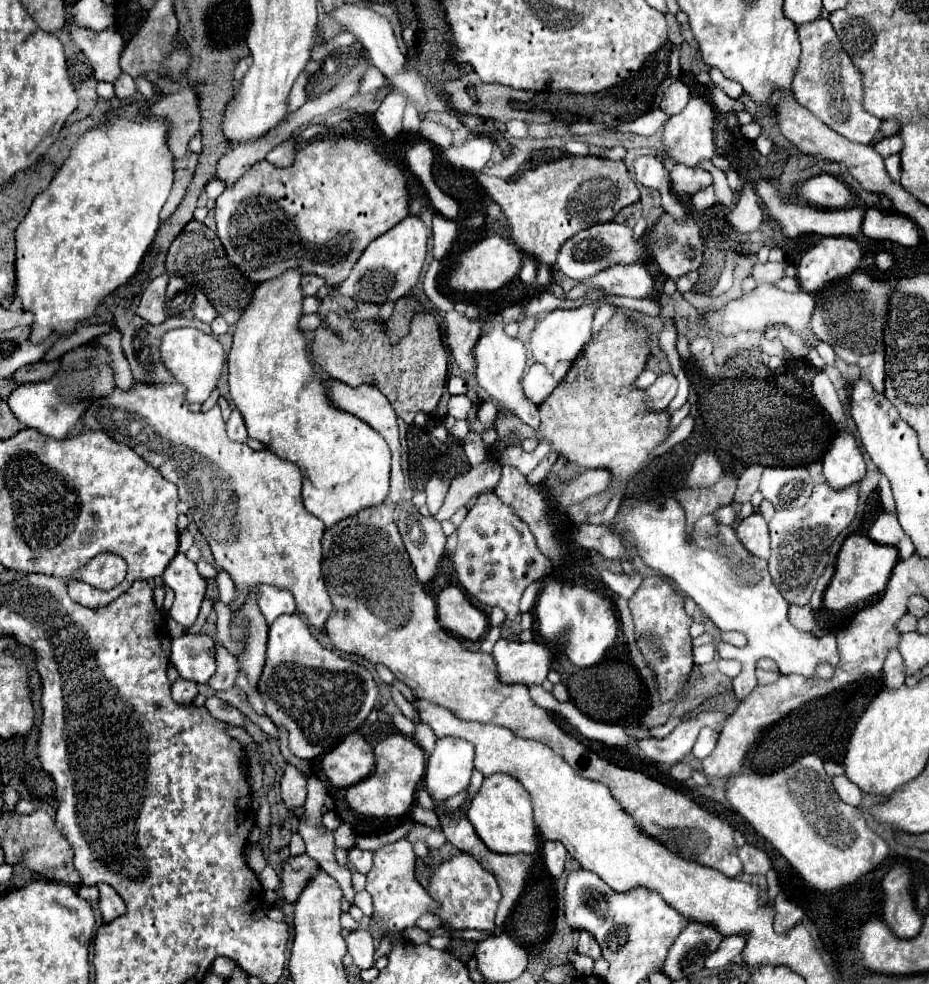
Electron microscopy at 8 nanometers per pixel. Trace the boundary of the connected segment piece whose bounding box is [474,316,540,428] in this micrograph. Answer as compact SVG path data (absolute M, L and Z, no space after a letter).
M494 316L492 332L480 336L474 354L476 354L476 380L478 380L480 388L484 388L484 394L490 400L494 400L498 406L510 410L516 418L520 418L530 427L538 426L540 424L538 406L532 400L528 400L522 392L522 376L524 376L524 368L526 368L526 350L524 350L520 340L506 336L500 316Z

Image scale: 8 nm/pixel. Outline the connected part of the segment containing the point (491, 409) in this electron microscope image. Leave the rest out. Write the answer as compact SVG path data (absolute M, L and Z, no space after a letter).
M490 400L484 402L484 404L478 408L478 418L480 418L480 422L486 424L486 426L492 424L494 418L496 418L496 404L492 404Z

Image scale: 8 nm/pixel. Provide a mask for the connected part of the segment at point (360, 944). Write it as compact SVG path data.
M352 930L344 940L348 944L348 954L358 968L374 966L374 938L368 930Z

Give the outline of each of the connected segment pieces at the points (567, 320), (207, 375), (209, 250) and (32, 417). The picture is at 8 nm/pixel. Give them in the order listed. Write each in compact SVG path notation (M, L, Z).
M590 286L582 300L590 302L590 304L578 304L574 308L558 308L550 314L546 314L538 326L534 328L532 332L532 338L530 338L530 346L532 346L532 354L534 354L534 362L540 362L544 364L550 372L554 370L554 366L562 360L574 360L580 350L584 348L584 344L588 342L590 334L592 334L592 322L594 322L594 314L598 310L598 304L600 300L606 296L606 292L598 286Z
M196 328L168 330L160 340L160 356L168 372L174 376L174 380L186 388L184 394L186 402L198 402L198 404L202 404L208 398L210 390L214 390L214 386L218 384L226 360L222 346L212 336L206 336Z
M196 220L188 222L172 242L166 258L166 272L176 274L184 278L188 284L200 288L206 294L206 298L212 302L214 310L220 316L224 316L224 320L230 326L236 326L236 322L248 308L254 290L258 288L258 282L250 282L236 266L232 266L226 250L220 244L220 238L216 238L216 232L212 232L204 222Z
M84 344L62 356L62 366L50 382L26 382L16 386L8 396L8 406L24 426L34 428L50 438L66 438L86 406L92 400L110 394L110 390L114 390L114 380L106 350Z

